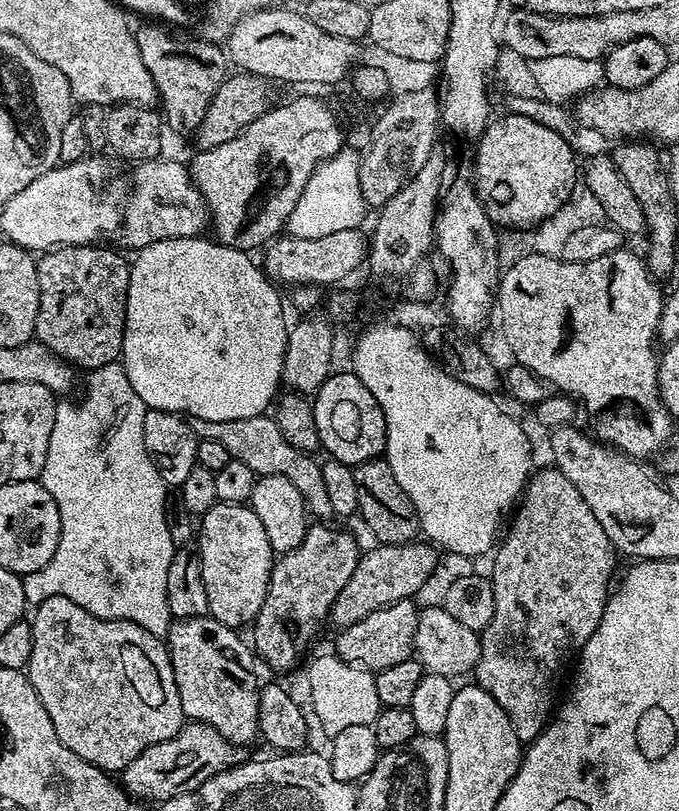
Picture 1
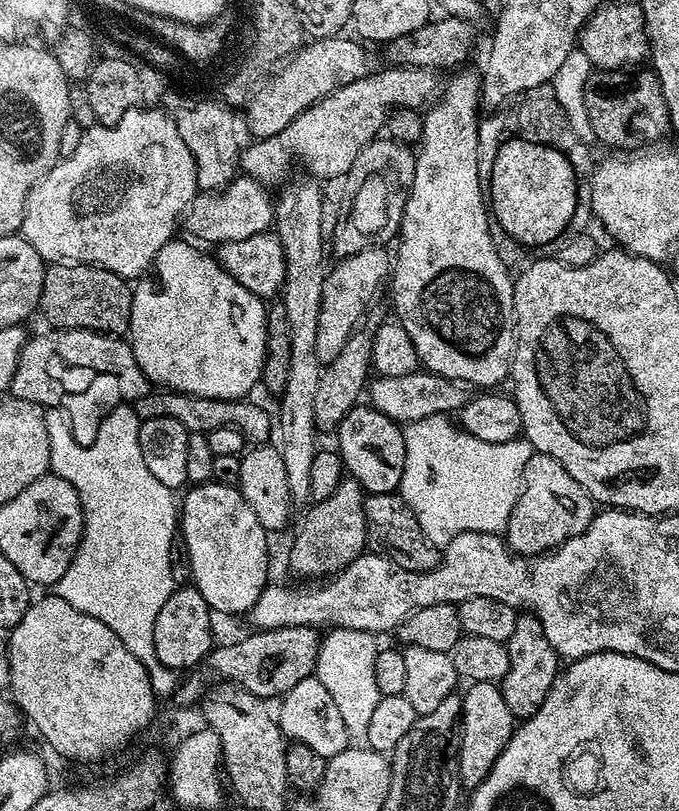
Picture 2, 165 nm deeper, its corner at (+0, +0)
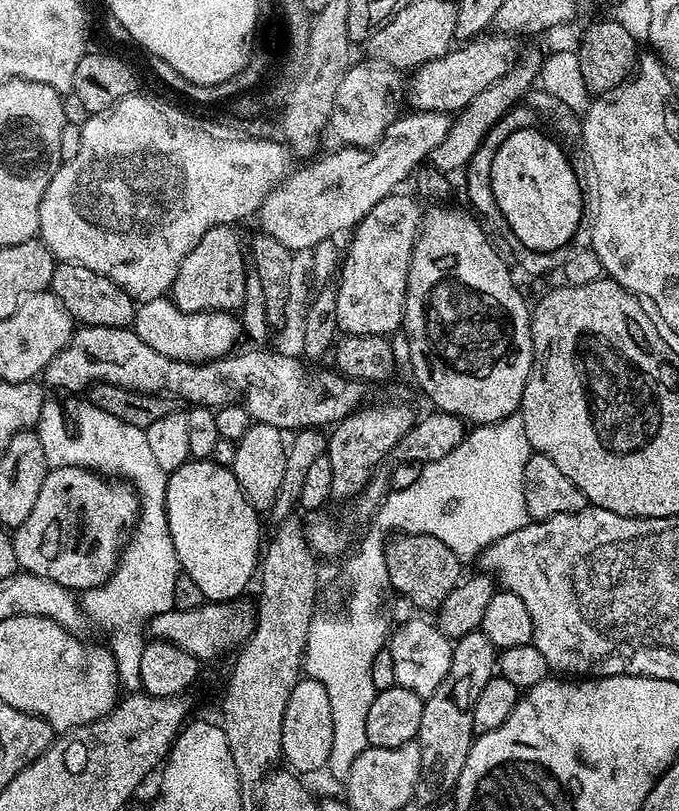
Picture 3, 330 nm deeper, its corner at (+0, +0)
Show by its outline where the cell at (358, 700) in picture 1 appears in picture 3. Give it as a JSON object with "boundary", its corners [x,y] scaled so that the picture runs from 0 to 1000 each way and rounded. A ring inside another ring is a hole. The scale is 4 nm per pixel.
{"boundary":[[[764,512],[747,513],[732,523],[697,527],[692,540],[685,540],[679,547],[669,550],[669,555],[663,555],[657,565],[645,565],[645,570],[623,573],[616,584],[616,594],[573,605],[566,620],[555,626],[554,635],[546,637],[548,652],[538,658],[530,677],[524,682],[520,679],[505,692],[507,720],[513,724],[513,731],[507,735],[507,751],[502,755],[489,755],[485,760],[461,760],[446,821],[452,837],[474,841],[486,861],[486,880],[492,884],[492,920],[486,925],[480,947],[482,951],[489,951],[492,961],[511,963],[515,945],[521,945],[527,930],[533,930],[545,920],[539,910],[539,884],[545,880],[545,866],[551,866],[555,856],[551,840],[545,836],[545,821],[551,816],[551,806],[568,798],[574,783],[574,768],[571,769],[570,762],[560,756],[560,734],[564,732],[566,725],[568,726],[566,672],[574,658],[602,656],[638,661],[645,663],[645,668],[657,668],[657,673],[669,678],[679,693],[700,692],[713,677],[733,668],[733,663],[745,663],[745,658],[751,658],[756,651],[779,645],[781,637],[772,613],[772,586],[775,570],[785,561],[781,545],[775,540],[775,525],[766,519]]]}

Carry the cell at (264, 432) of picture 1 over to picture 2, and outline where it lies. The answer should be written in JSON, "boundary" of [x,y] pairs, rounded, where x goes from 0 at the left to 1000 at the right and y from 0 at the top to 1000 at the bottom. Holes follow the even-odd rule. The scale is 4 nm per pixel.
{"boundary":[[[219,481],[209,491],[203,491],[197,496],[197,502],[208,518],[219,518],[221,515],[256,515],[262,520],[268,520],[268,525],[274,525],[278,533],[299,533],[305,535],[309,530],[321,530],[325,525],[339,525],[345,530],[351,530],[358,535],[361,544],[367,549],[376,550],[387,547],[396,541],[395,536],[402,536],[404,518],[395,514],[395,508],[389,503],[381,503],[377,498],[370,498],[370,492],[356,493],[323,493],[321,491],[297,491],[296,488],[277,488],[271,483],[249,483],[246,481]]]}

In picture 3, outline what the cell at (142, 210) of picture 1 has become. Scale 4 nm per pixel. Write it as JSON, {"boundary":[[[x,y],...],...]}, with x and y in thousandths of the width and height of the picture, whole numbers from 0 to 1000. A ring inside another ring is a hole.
{"boundary":[[[607,136],[602,139],[602,143],[595,141],[583,147],[567,160],[566,169],[554,178],[546,178],[543,182],[498,182],[485,186],[482,189],[485,192],[477,192],[473,197],[461,196],[454,200],[461,200],[461,202],[454,202],[439,212],[432,211],[420,217],[418,223],[386,249],[380,263],[381,285],[409,293],[409,298],[415,298],[415,303],[421,303],[433,313],[448,309],[452,312],[464,306],[468,298],[499,292],[499,286],[517,287],[542,260],[551,254],[557,254],[557,249],[563,249],[563,244],[579,240],[588,233],[583,231],[599,217],[602,221],[613,208],[635,194],[639,180],[645,180],[645,175],[651,175],[651,170],[657,170],[657,165],[667,153],[658,138]]]}

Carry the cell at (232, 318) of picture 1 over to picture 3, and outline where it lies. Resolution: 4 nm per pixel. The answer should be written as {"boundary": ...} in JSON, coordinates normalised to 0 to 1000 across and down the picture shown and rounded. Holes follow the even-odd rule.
{"boundary":[[[250,367],[206,375],[200,381],[197,408],[215,427],[227,427],[233,436],[244,436],[258,444],[277,444],[281,449],[337,438],[349,428],[348,418],[356,414],[355,396],[340,383],[270,385]]]}

